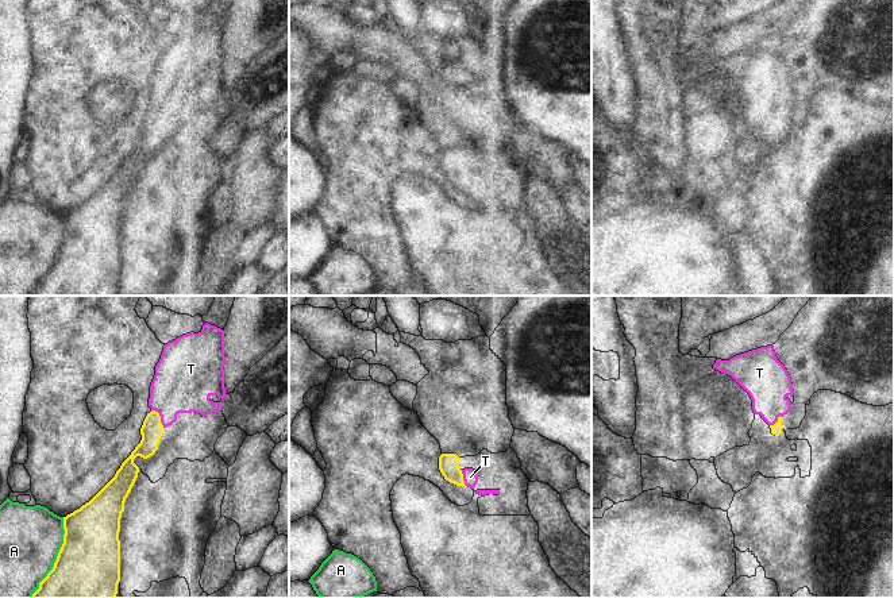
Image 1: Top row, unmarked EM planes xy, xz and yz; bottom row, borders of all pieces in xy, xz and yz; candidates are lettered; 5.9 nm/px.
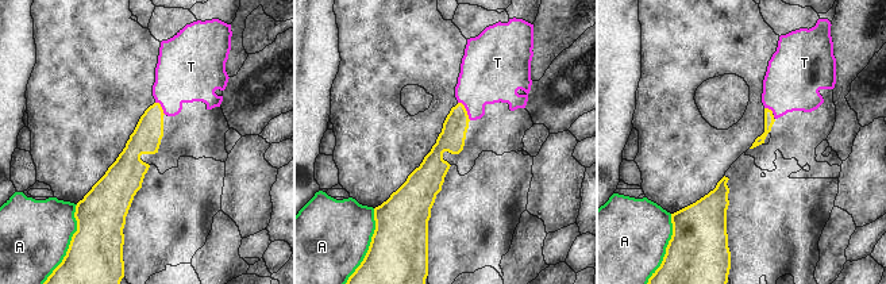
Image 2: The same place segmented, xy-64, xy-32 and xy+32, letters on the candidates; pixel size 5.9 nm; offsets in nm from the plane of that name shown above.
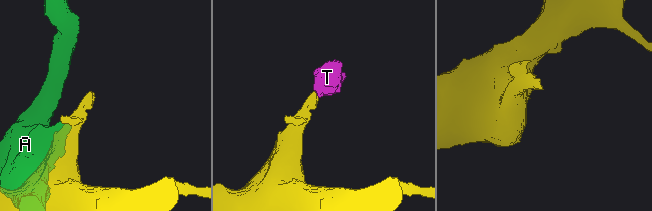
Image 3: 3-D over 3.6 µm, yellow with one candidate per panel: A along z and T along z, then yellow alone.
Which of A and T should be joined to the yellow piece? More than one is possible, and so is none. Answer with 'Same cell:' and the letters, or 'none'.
Same cell: T

